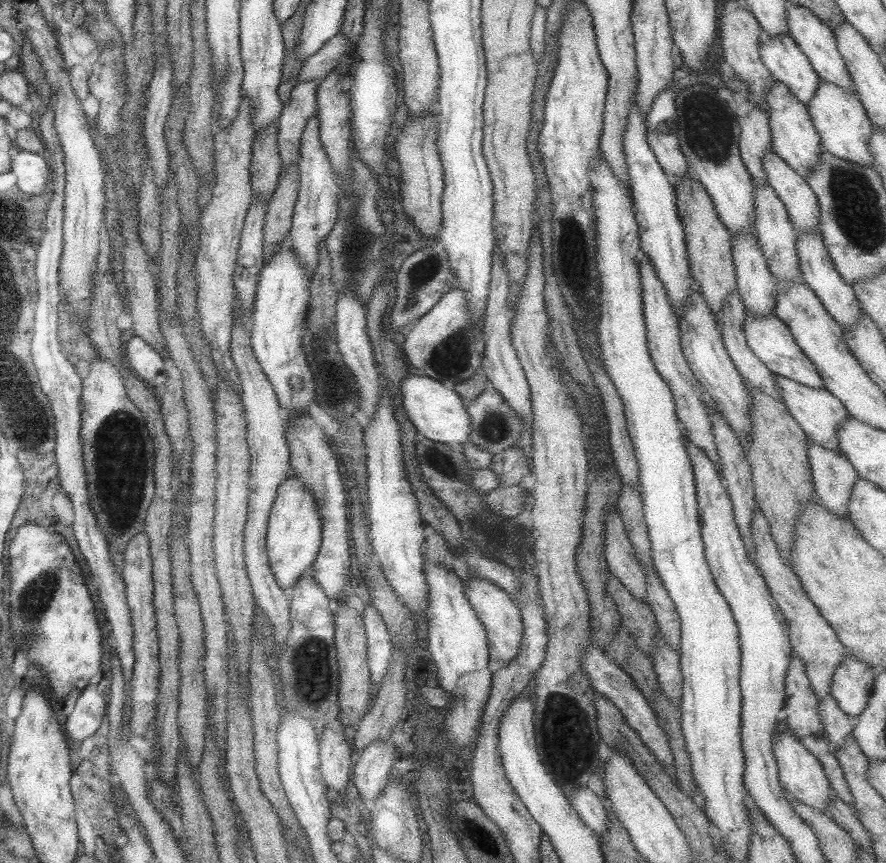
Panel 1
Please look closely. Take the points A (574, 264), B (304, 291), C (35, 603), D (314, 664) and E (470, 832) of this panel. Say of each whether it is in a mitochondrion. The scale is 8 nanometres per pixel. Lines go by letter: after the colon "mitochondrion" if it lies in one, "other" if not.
A: mitochondrion
B: other
C: mitochondrion
D: mitochondrion
E: mitochondrion

